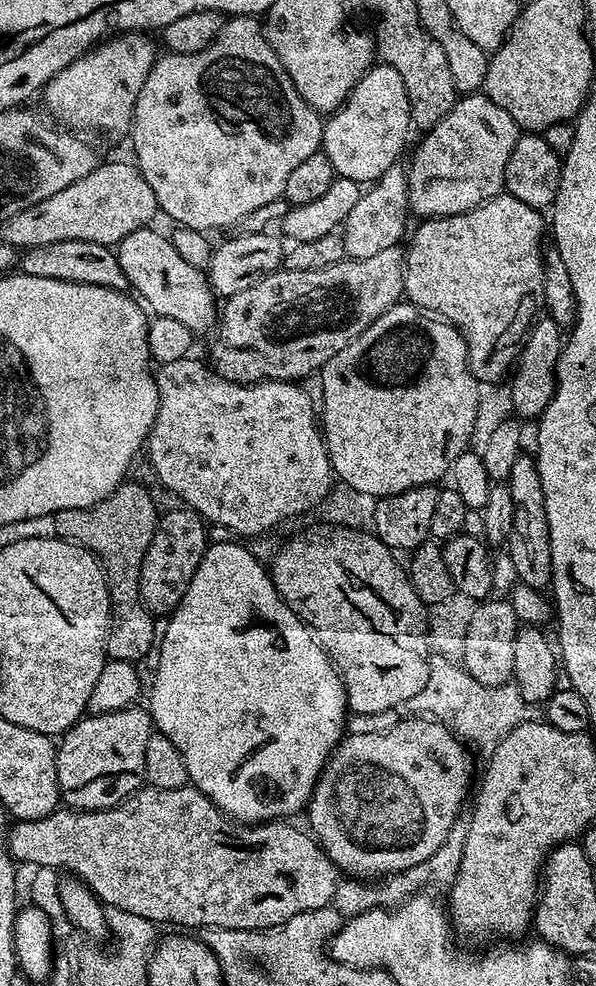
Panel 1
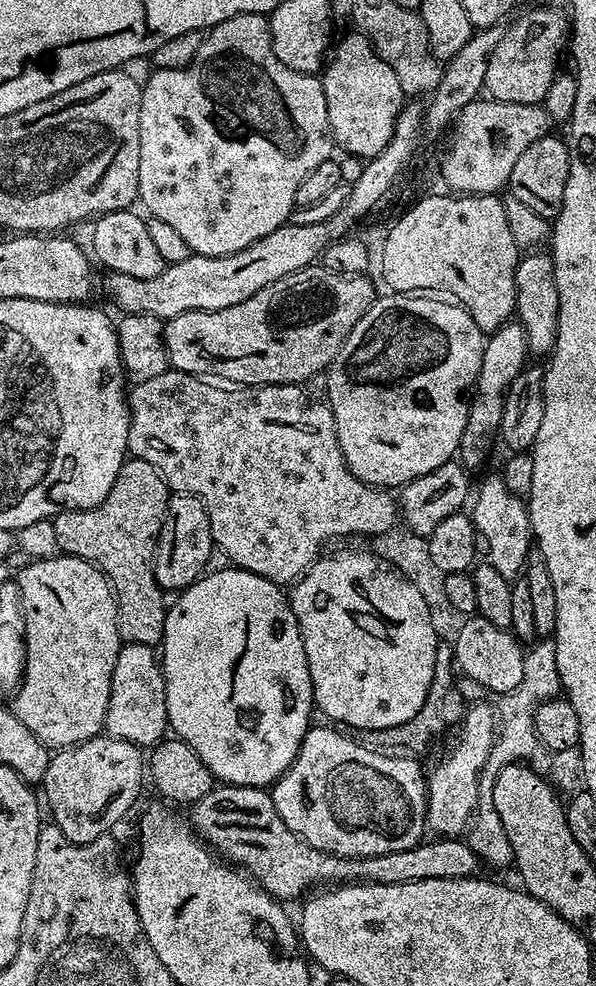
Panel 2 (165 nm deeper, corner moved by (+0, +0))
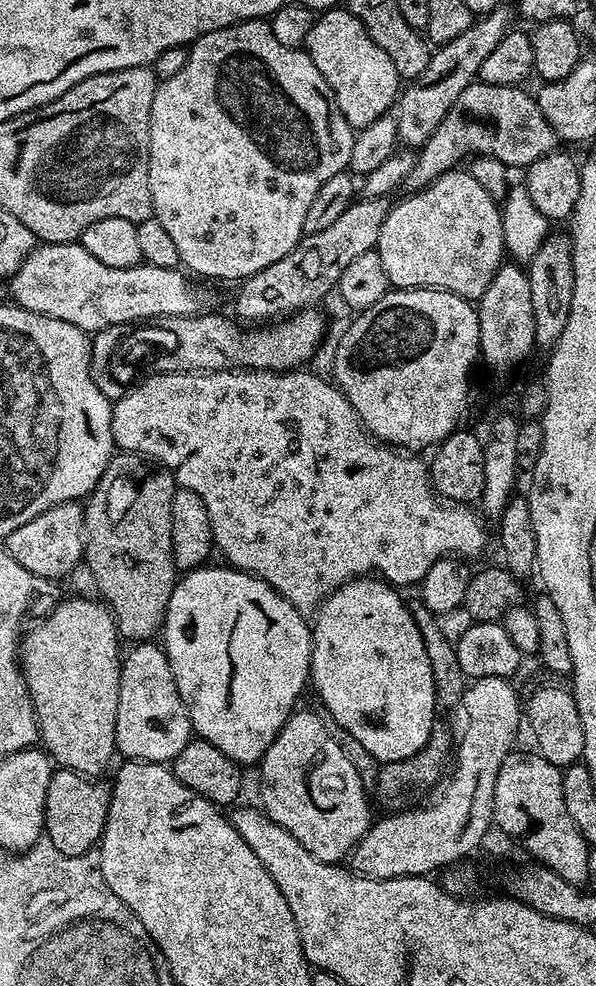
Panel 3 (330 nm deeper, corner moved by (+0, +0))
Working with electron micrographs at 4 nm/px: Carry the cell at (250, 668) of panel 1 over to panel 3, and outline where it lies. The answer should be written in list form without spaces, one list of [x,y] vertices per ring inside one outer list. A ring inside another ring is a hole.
[[[201,566],[188,571],[176,581],[176,589],[170,594],[168,609],[164,615],[164,626],[162,629],[162,647],[168,655],[170,670],[174,674],[174,682],[178,686],[178,694],[190,714],[193,733],[199,739],[210,742],[210,746],[218,746],[226,758],[230,758],[234,763],[241,766],[259,765],[260,759],[266,754],[270,742],[282,730],[282,726],[287,722],[288,717],[297,711],[300,695],[304,692],[304,684],[309,683],[310,669],[312,667],[312,630],[305,613],[300,612],[286,598],[282,598],[272,589],[265,580],[260,580],[248,572],[241,572],[239,568],[223,566],[224,568],[208,568]]]

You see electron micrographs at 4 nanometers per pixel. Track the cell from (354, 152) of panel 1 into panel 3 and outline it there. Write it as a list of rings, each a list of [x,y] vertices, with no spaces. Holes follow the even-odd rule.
[[[337,6],[321,11],[317,15],[314,26],[308,35],[306,51],[308,57],[314,62],[314,66],[318,66],[318,74],[322,74],[322,78],[326,78],[332,96],[338,102],[338,110],[342,110],[346,122],[353,130],[362,129],[375,119],[389,115],[393,111],[402,91],[402,81],[398,70],[394,70],[394,62],[390,62],[386,50],[382,50],[382,46],[378,46],[378,42],[374,42],[374,38],[370,38],[366,26],[354,13],[348,11],[347,7]]]

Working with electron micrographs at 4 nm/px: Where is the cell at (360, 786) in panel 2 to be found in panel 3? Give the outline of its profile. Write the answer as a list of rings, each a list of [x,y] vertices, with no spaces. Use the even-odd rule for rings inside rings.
[[[303,710],[288,717],[260,759],[259,803],[264,813],[278,826],[290,830],[314,858],[340,864],[367,834],[374,815],[359,770],[352,765],[343,746],[328,733],[329,725],[325,724],[314,713]]]

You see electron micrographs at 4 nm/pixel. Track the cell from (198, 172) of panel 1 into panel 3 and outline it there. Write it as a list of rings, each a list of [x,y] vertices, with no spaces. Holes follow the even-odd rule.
[[[267,19],[243,20],[241,24],[231,24],[222,30],[202,34],[202,38],[192,43],[188,48],[186,66],[182,66],[182,70],[178,70],[174,78],[166,78],[157,83],[154,106],[150,106],[148,133],[152,214],[155,220],[162,222],[162,227],[176,243],[181,265],[189,273],[197,272],[198,275],[209,276],[212,280],[236,280],[235,282],[247,280],[249,276],[258,274],[258,270],[266,270],[266,266],[274,266],[274,262],[286,258],[286,254],[294,250],[296,243],[304,236],[306,210],[310,210],[310,202],[314,202],[322,182],[334,178],[334,174],[349,167],[355,140],[354,130],[346,122],[342,110],[338,110],[338,102],[333,98],[326,78],[318,74],[318,66],[314,66],[303,47],[282,46],[282,42],[274,38],[274,30]]]

